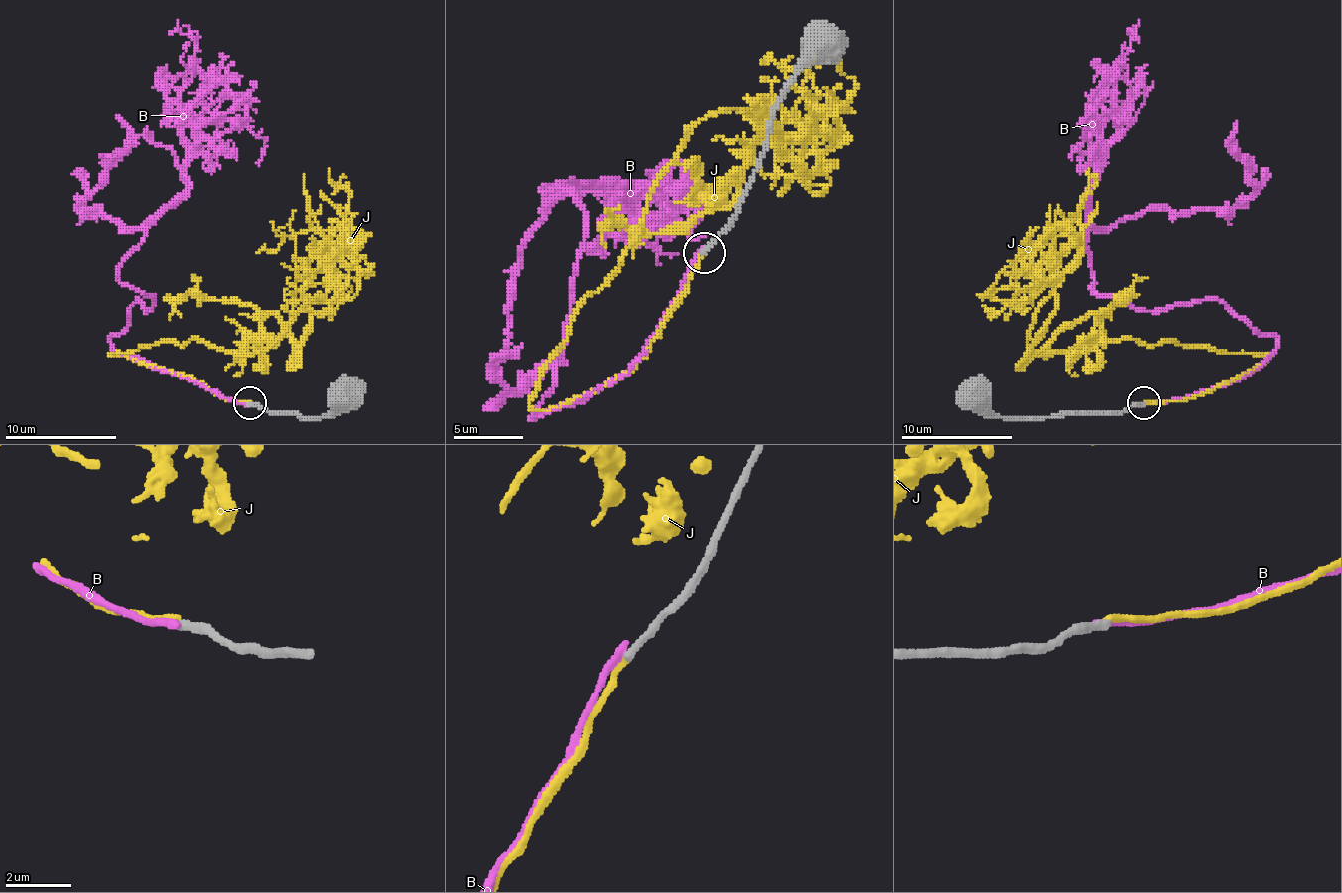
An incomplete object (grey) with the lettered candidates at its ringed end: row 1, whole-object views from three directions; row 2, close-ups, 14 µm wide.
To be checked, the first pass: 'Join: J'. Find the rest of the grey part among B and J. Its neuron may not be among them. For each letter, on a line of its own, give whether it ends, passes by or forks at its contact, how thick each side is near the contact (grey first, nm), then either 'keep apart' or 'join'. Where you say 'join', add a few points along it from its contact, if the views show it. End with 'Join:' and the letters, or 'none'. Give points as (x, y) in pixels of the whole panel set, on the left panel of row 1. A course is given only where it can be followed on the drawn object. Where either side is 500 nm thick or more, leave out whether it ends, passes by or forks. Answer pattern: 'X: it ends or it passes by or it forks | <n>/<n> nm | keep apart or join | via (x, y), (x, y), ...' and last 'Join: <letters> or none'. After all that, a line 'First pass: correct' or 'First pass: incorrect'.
B: it ends | 280/280 nm | keep apart
J: it ends | 280/200 nm | join | via (250, 403), (108, 355), (194, 339), (264, 350), (298, 291), (309, 316), (295, 350), (275, 314), (169, 294)
Join: J
First pass: correct

